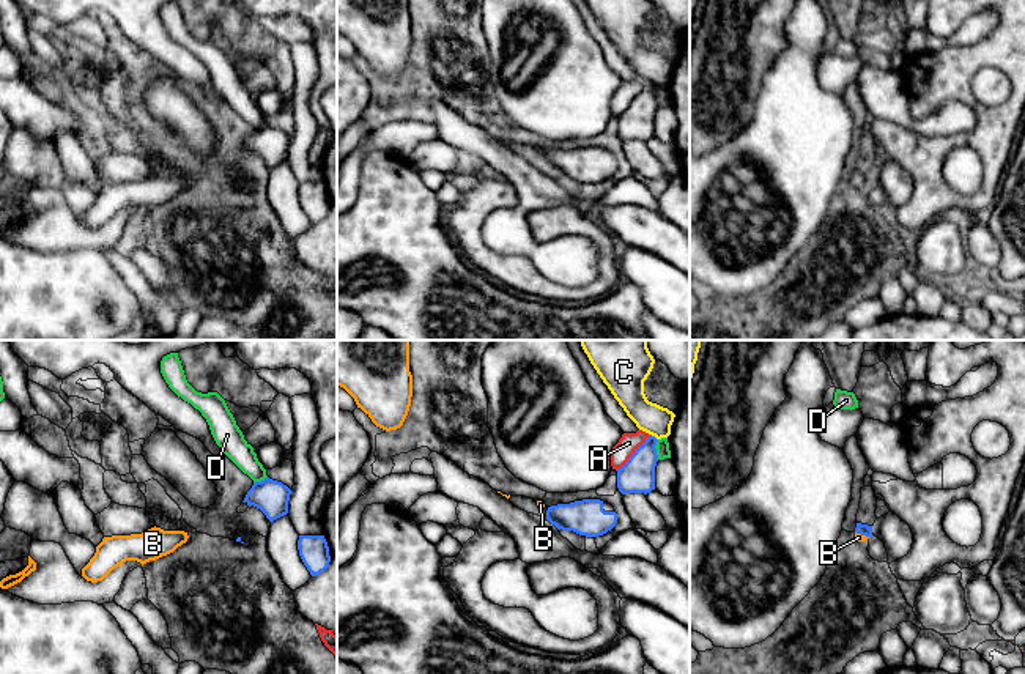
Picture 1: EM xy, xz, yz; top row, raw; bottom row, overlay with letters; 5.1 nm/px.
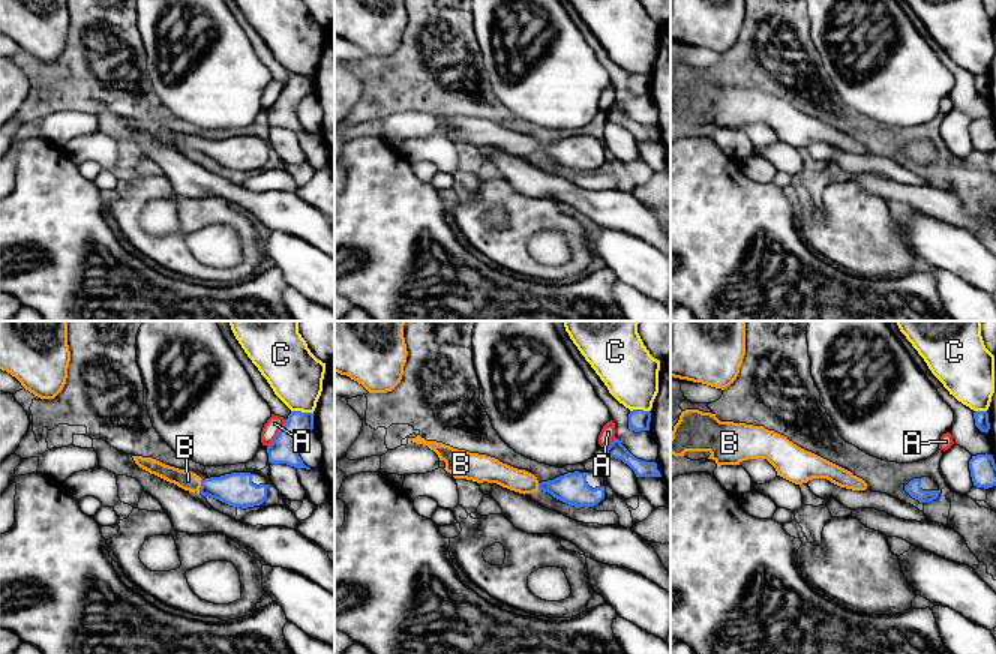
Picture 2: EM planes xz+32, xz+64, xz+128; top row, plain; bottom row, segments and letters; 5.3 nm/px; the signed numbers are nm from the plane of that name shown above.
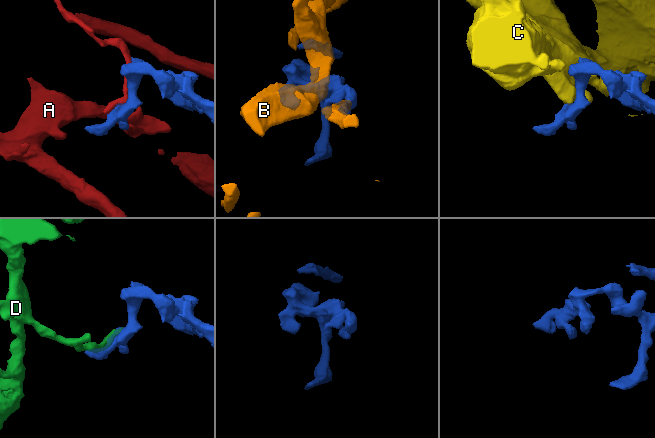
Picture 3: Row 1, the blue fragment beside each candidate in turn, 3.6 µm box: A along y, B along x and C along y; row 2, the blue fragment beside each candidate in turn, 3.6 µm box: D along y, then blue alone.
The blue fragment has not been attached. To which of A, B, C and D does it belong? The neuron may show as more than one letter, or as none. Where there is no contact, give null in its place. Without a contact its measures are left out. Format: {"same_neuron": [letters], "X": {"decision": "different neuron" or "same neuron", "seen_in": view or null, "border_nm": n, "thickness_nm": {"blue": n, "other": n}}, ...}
{"same_neuron": ["B"], "A": {"decision": "different neuron", "seen_in": "xz", "border_nm": 260, "thickness_nm": {"blue": 180, "other": 100}}, "B": {"decision": "same neuron", "seen_in": "yz", "border_nm": 80, "thickness_nm": {"blue": 60, "other": 40}}, "C": {"decision": "different neuron", "seen_in": "xz", "border_nm": 50, "thickness_nm": {"blue": 180, "other": 160}}, "D": {"decision": "different neuron", "seen_in": "xz", "border_nm": 100, "thickness_nm": {"blue": 180, "other": 70}}}

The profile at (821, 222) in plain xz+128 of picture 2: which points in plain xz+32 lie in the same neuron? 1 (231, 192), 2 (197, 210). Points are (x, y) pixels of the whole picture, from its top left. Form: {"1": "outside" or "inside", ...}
{"1": "outside", "2": "inside"}

